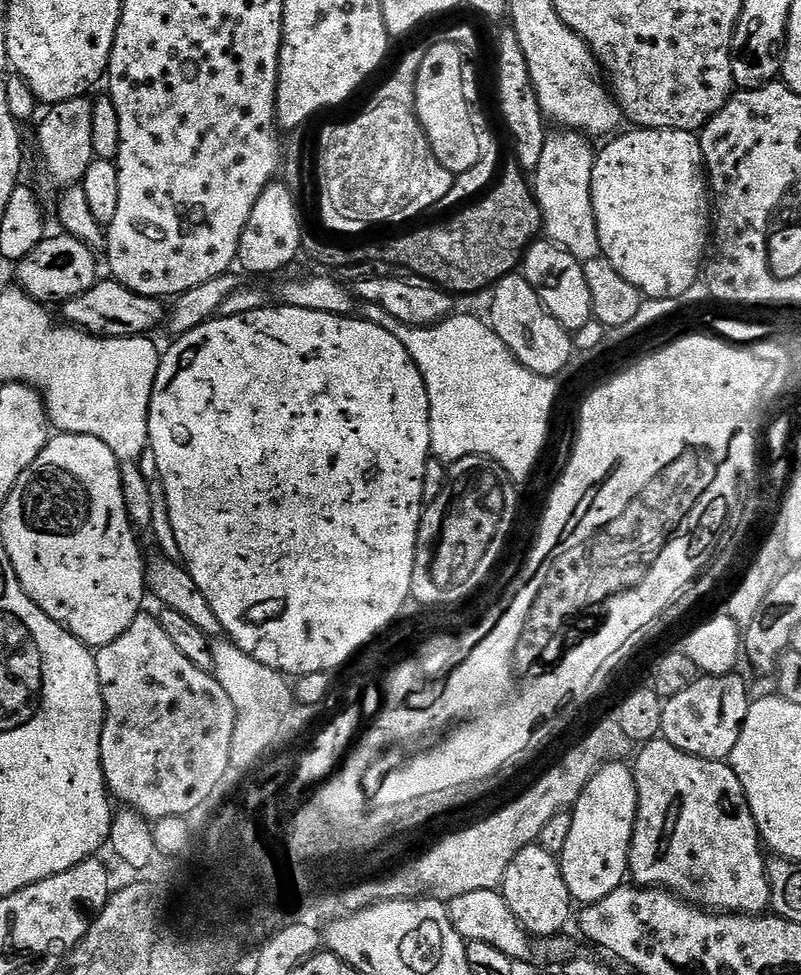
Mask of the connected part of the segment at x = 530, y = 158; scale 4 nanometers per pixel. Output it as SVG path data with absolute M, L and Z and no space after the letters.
M504 26L500 37L496 40L496 95L495 102L504 104L504 112L511 125L513 140L519 145L520 160L530 170L538 166L538 158L542 158L542 146L546 146L550 132L544 129L546 117L540 109L536 91L530 78L530 70L526 66L526 54L522 54L522 46L511 26Z

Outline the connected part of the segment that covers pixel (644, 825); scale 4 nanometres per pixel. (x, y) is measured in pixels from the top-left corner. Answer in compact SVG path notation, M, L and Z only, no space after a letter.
M663 738L648 741L639 751L640 753L636 756L636 764L634 763L636 789L638 790L638 814L636 815L636 825L634 826L632 845L630 846L630 854L628 855L628 871L631 879L636 879L633 881L645 888L667 890L681 901L695 904L696 907L709 912L739 914L741 916L755 916L757 914L767 913L772 903L772 895L768 886L766 856L762 851L760 831L756 829L754 814L750 810L748 799L742 790L742 782L738 782L738 774L734 774L731 763L723 760L704 760L700 756L684 753Z

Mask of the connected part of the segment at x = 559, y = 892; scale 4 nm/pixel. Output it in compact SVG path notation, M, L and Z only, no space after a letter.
M539 842L528 844L514 854L514 862L506 866L502 895L514 918L518 918L521 928L536 938L552 938L563 933L560 931L567 926L568 919L574 916L574 901L562 878L560 861Z

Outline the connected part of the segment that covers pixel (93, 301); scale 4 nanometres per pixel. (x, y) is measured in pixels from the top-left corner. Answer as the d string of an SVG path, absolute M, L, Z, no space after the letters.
M100 278L92 289L81 296L72 297L62 304L64 316L73 328L81 328L91 336L148 336L166 320L166 304L163 299L154 296L134 294L117 280Z

